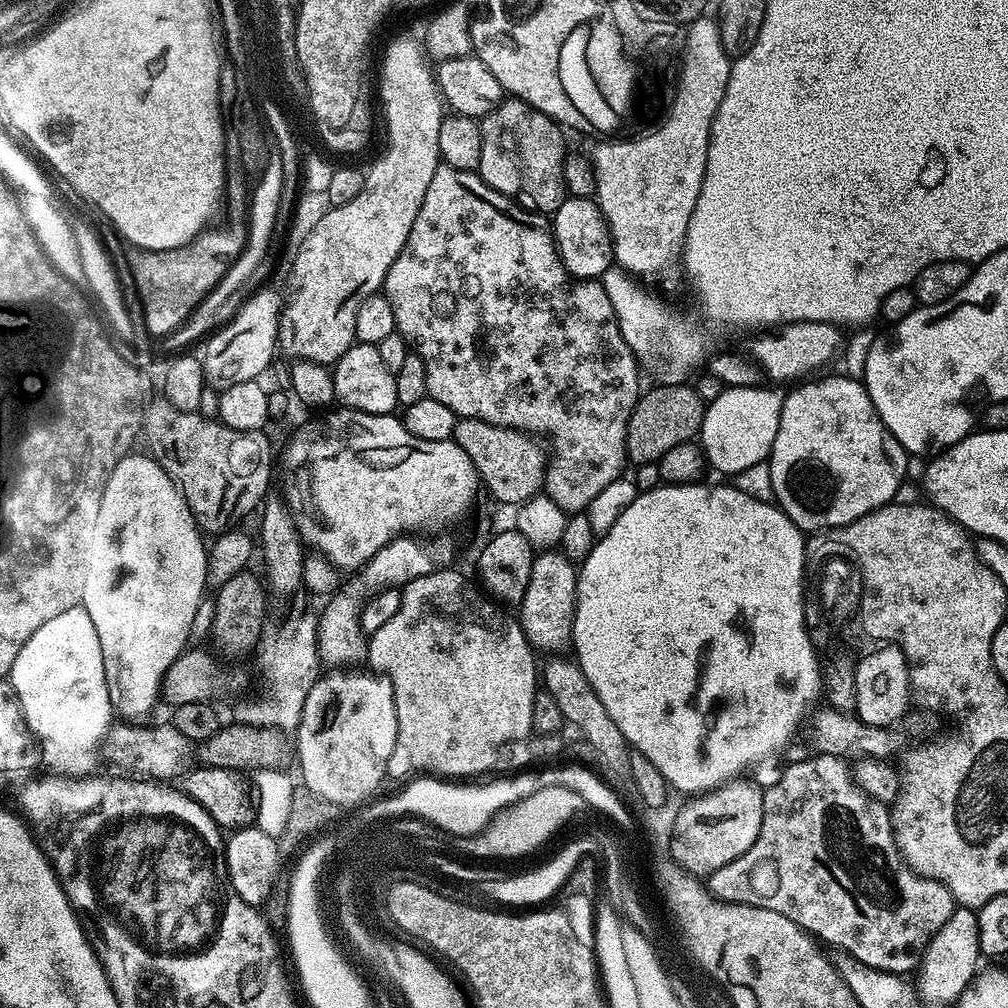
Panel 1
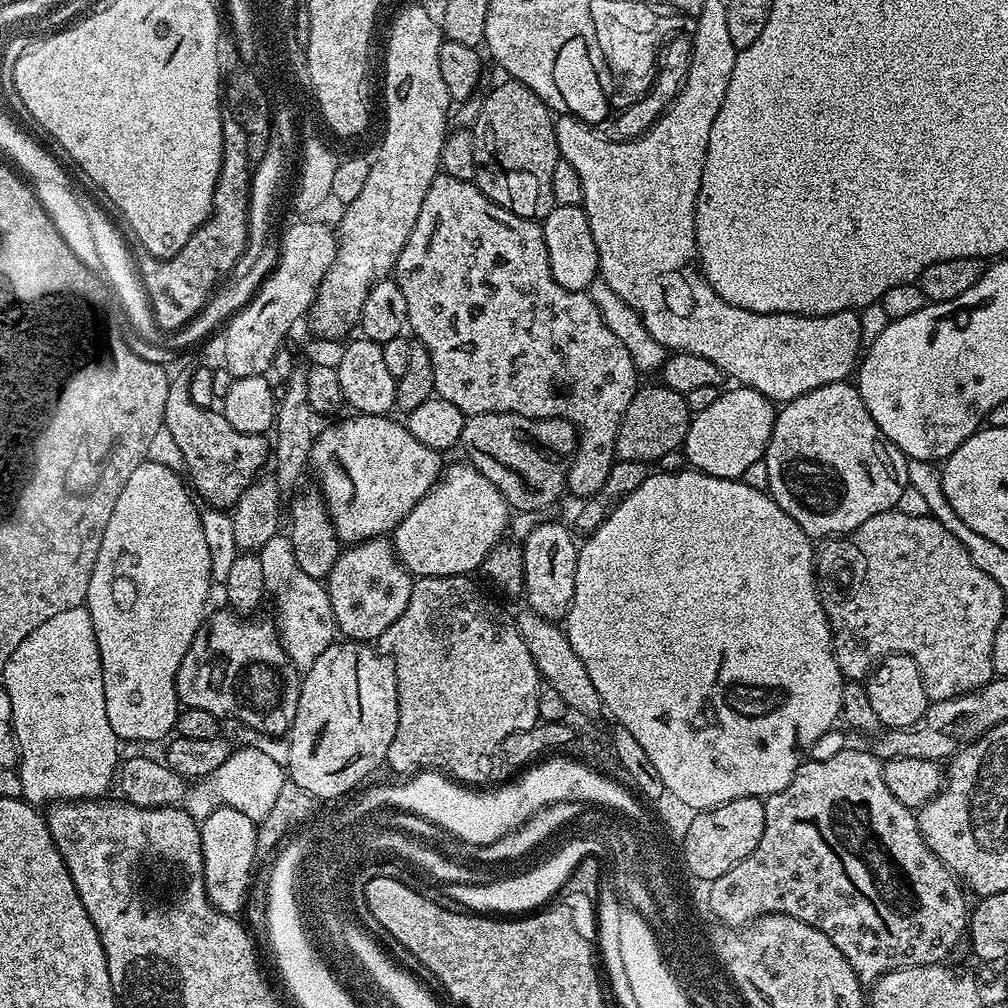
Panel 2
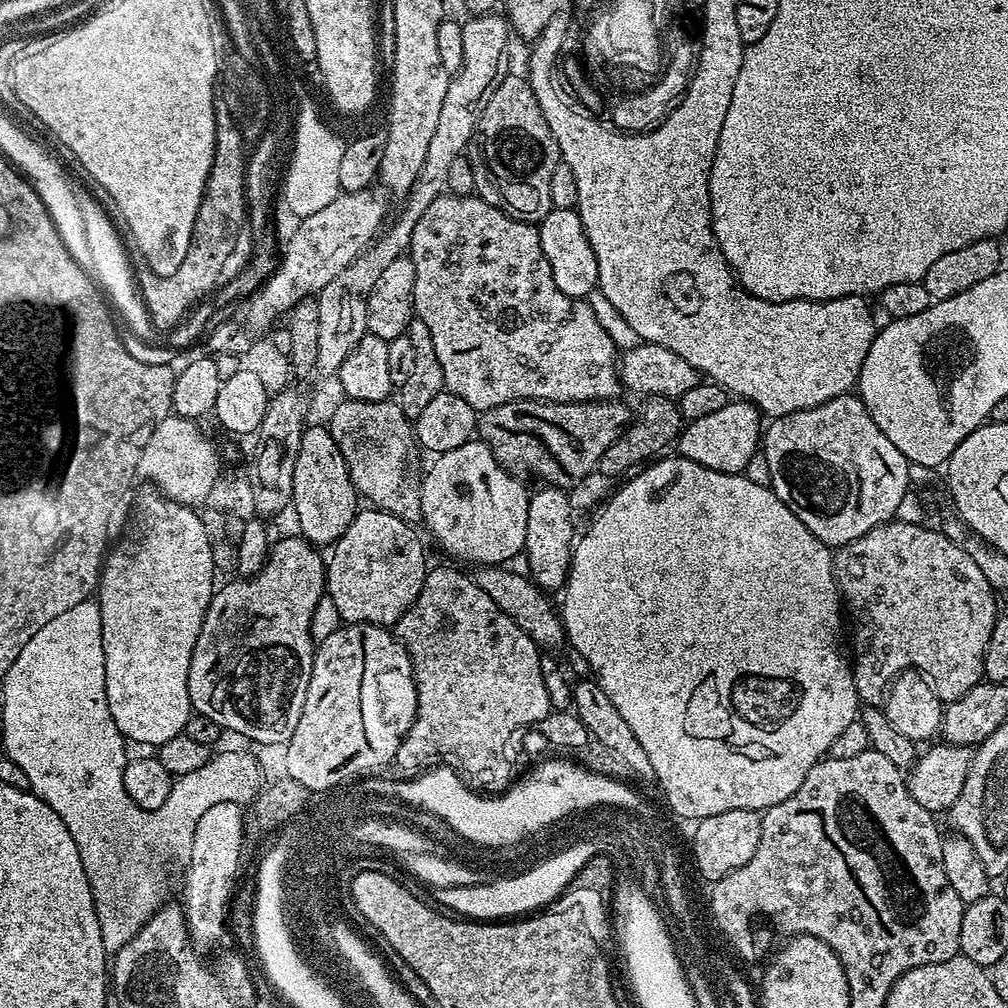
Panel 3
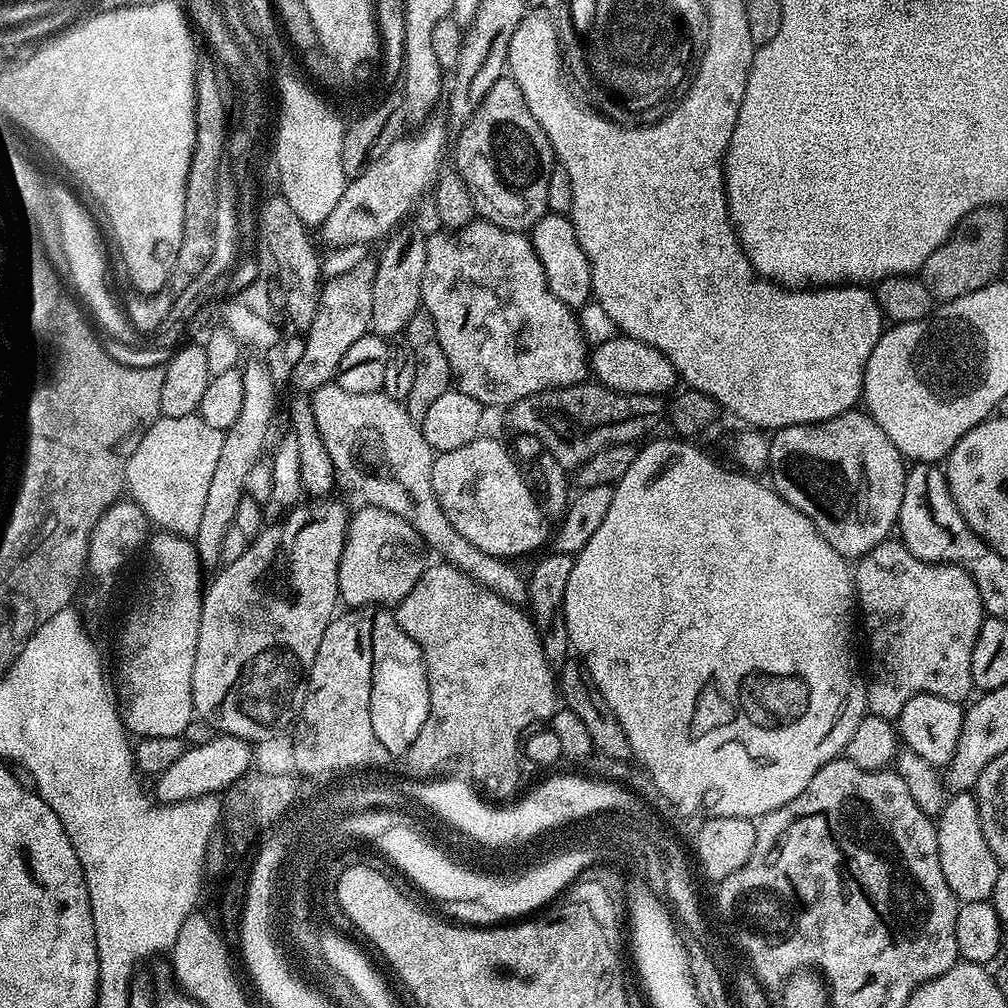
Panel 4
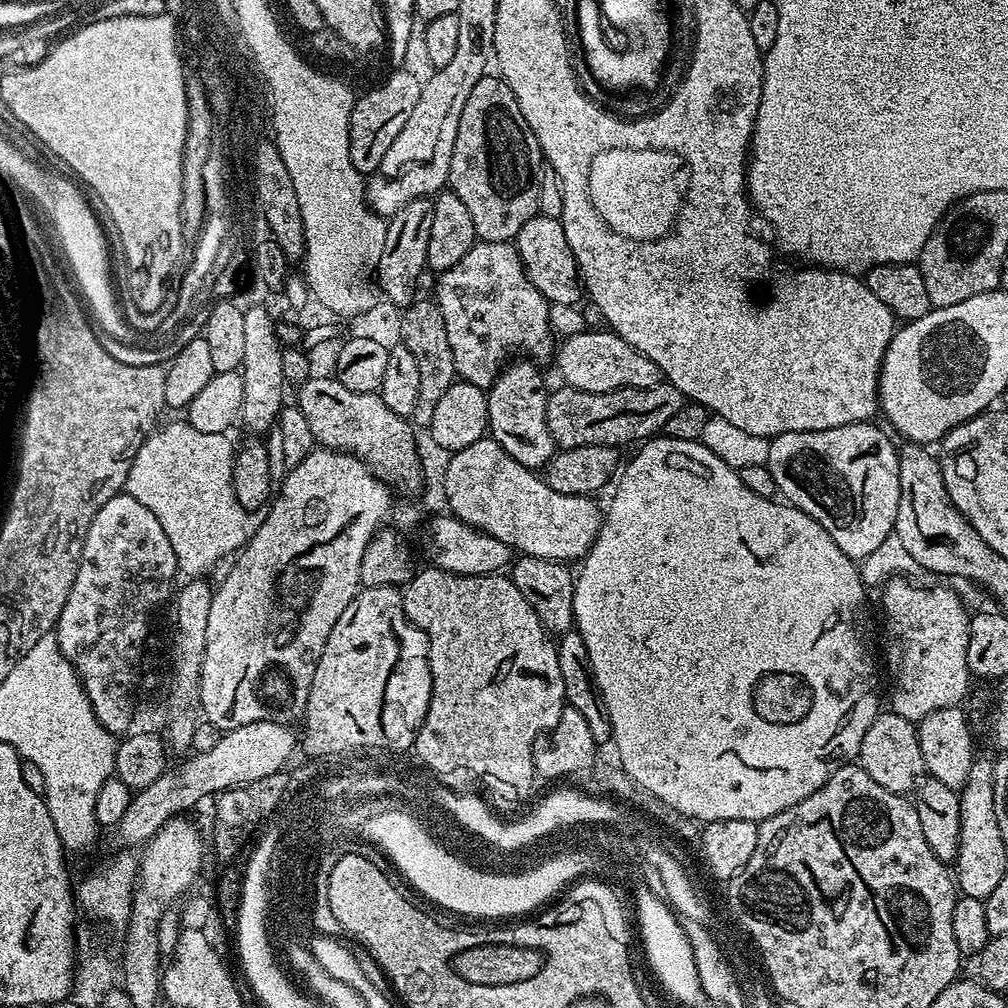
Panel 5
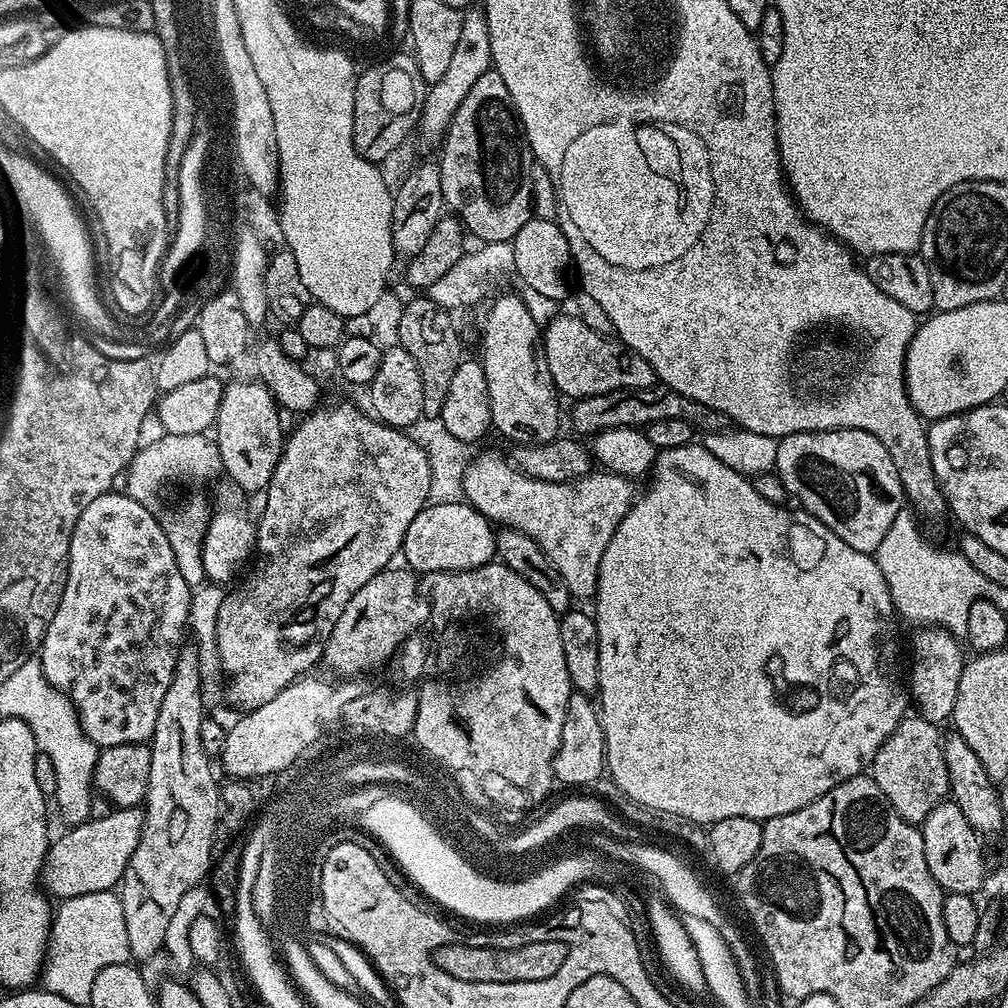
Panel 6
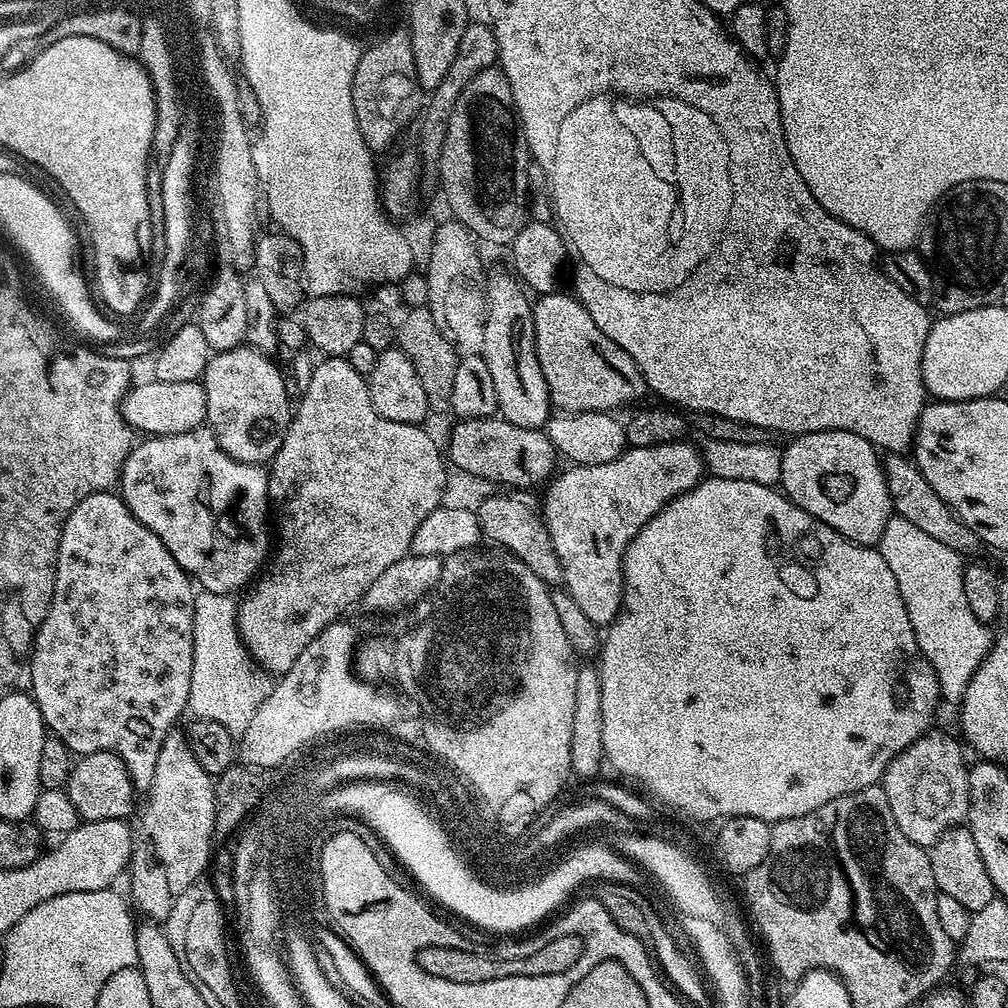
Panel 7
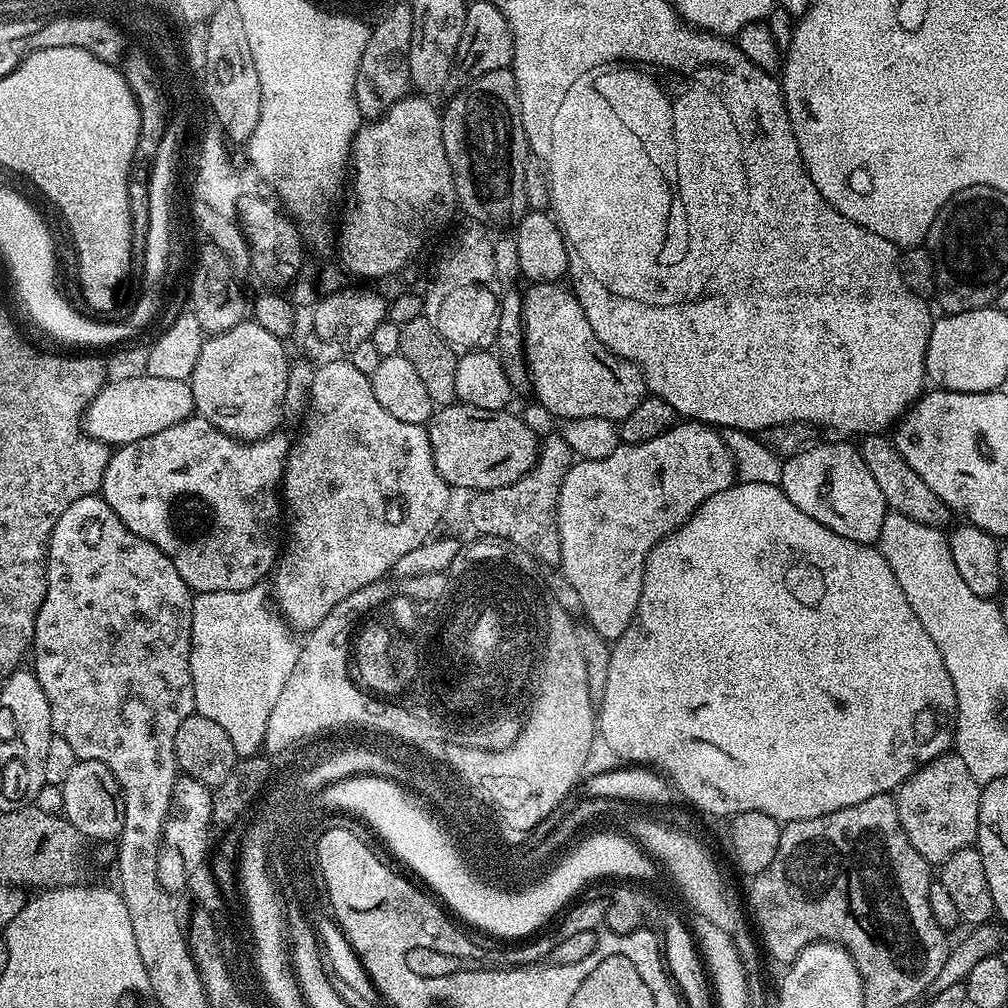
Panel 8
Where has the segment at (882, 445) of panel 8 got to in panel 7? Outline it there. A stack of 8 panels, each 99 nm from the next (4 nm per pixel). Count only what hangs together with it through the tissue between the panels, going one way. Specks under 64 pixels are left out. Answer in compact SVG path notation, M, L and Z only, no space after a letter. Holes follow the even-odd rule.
M887 453L882 460L884 466L884 477L887 480L887 489L890 490L890 502L895 515L906 518L906 522L911 522L913 526L918 526L918 530L923 530L925 534L930 534L937 542L943 542L950 546L961 558L972 558L976 551L982 548L978 534L966 526L956 517L951 506L942 502L938 494L934 494L934 486L930 486L925 476L918 471L915 461L907 455L901 453Z

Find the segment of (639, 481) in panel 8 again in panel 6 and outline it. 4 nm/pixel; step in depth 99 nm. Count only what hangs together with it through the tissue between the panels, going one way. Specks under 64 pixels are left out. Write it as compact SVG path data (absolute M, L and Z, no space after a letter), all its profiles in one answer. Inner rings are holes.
M484 452L481 456L474 455L467 461L464 474L464 500L476 511L480 511L493 525L513 528L526 538L534 538L550 558L550 562L562 574L562 578L568 583L568 592L577 601L591 601L596 594L598 582L598 570L602 562L602 554L614 538L614 530L626 518L626 514L632 508L638 495L637 489L632 489L633 481L627 476L619 476L605 470L593 470L587 476L571 480L570 482L546 482L530 478L525 472L521 472L515 463L510 462L504 456L496 452Z

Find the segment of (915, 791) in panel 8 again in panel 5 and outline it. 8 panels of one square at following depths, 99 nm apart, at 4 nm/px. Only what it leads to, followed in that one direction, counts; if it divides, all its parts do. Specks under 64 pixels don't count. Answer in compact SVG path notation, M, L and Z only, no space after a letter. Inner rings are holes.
M886 710L876 716L862 738L857 761L860 768L866 770L870 778L892 793L905 795L915 789L916 784L925 775L924 759L918 738L915 723L909 718Z

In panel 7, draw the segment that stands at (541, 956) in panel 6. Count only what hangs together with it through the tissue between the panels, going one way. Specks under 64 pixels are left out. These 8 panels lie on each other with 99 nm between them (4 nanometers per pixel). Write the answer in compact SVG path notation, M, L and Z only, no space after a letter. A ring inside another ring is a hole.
M556 936L553 940L545 942L541 948L533 950L529 956L516 956L503 960L495 954L487 951L482 954L474 954L474 950L462 950L461 948L447 948L446 946L430 946L424 948L416 956L416 964L426 974L434 978L446 978L446 982L494 982L494 978L510 978L511 976L529 976L530 978L542 978L546 974L562 974L574 966L581 957L583 942L580 936Z

